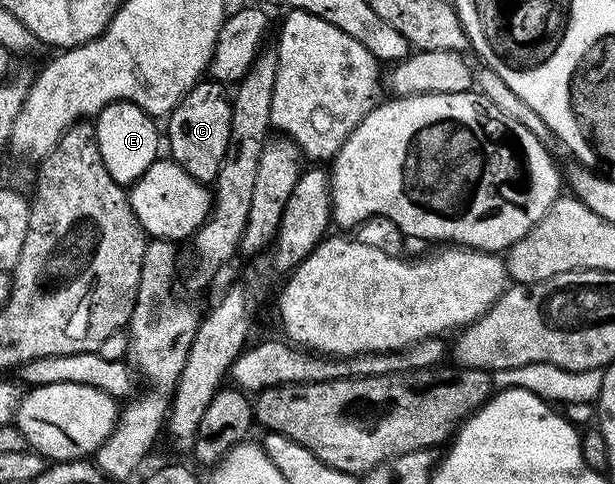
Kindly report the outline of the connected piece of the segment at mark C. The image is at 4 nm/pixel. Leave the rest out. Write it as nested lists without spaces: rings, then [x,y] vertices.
[[[202,79],[186,93],[183,100],[168,114],[169,121],[169,153],[168,156],[183,167],[196,181],[213,183],[220,169],[220,162],[227,151],[228,132],[231,131],[232,107],[230,98],[225,97],[226,86],[212,79]]]

